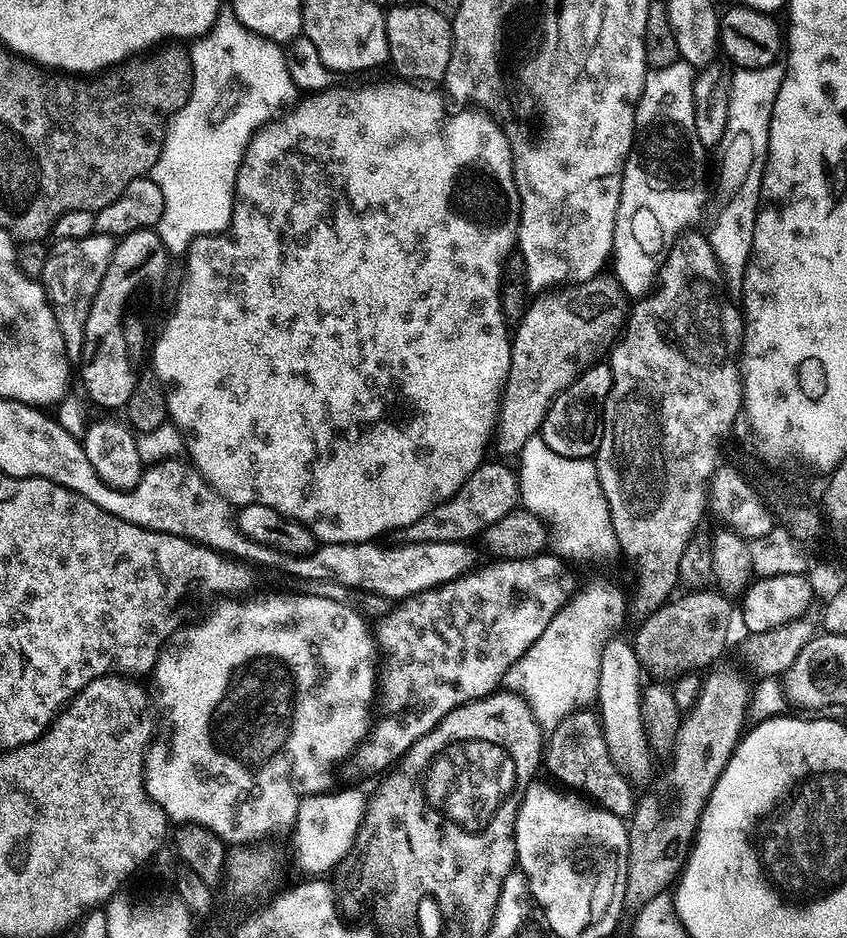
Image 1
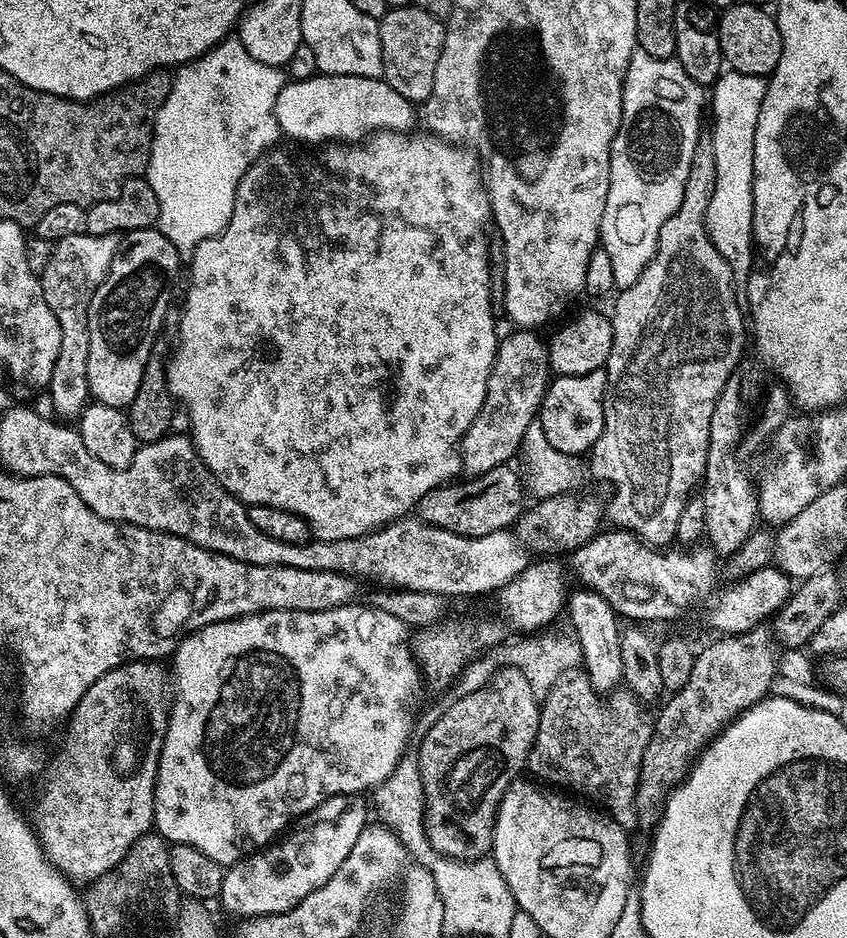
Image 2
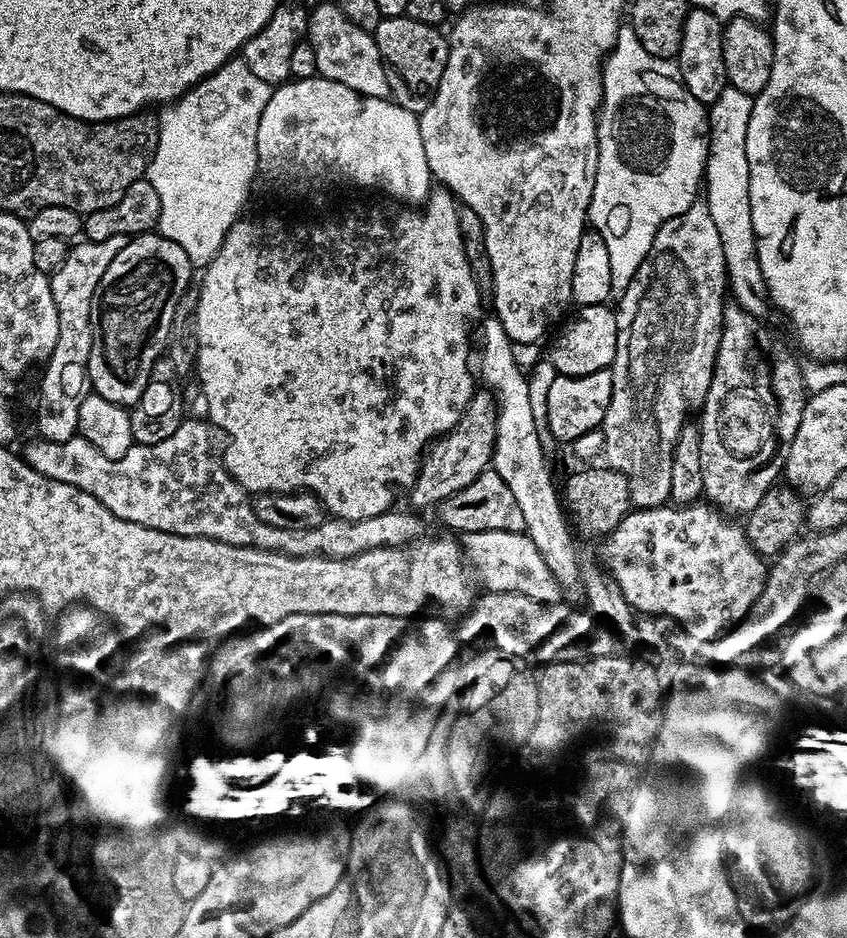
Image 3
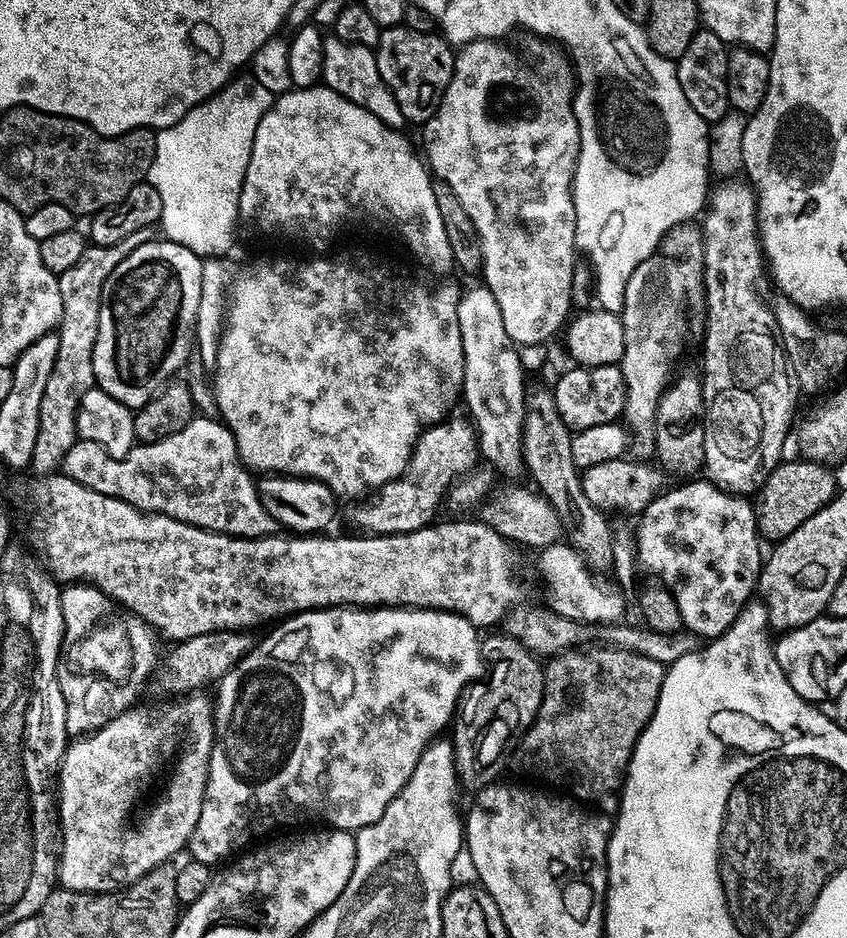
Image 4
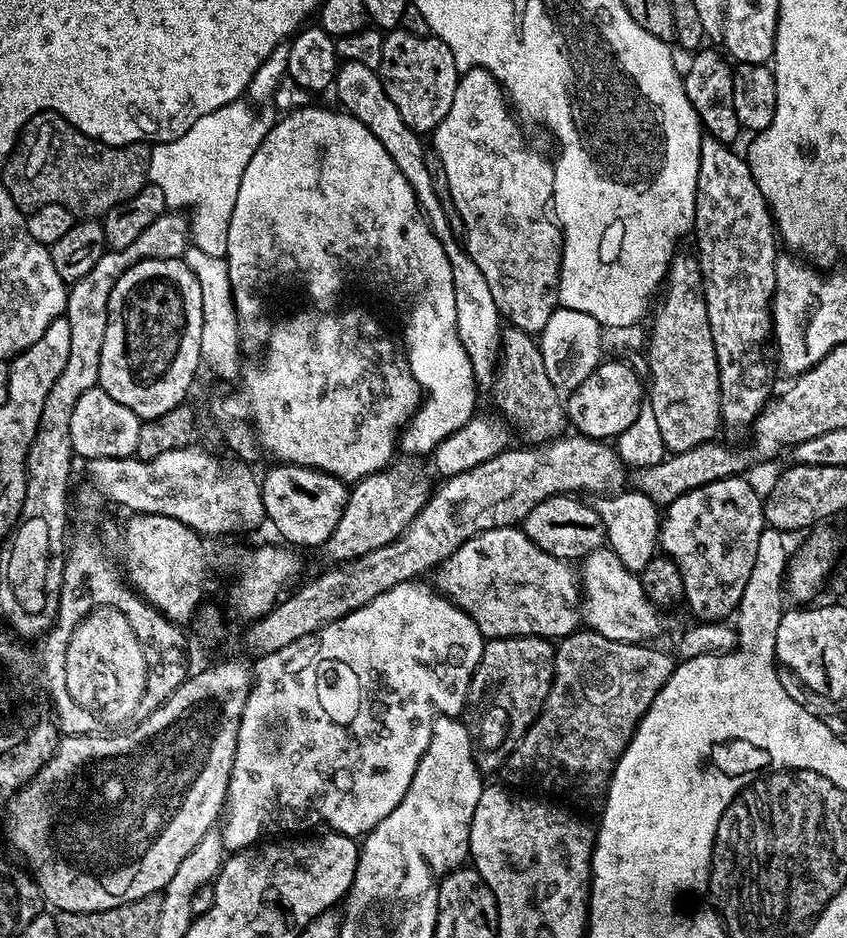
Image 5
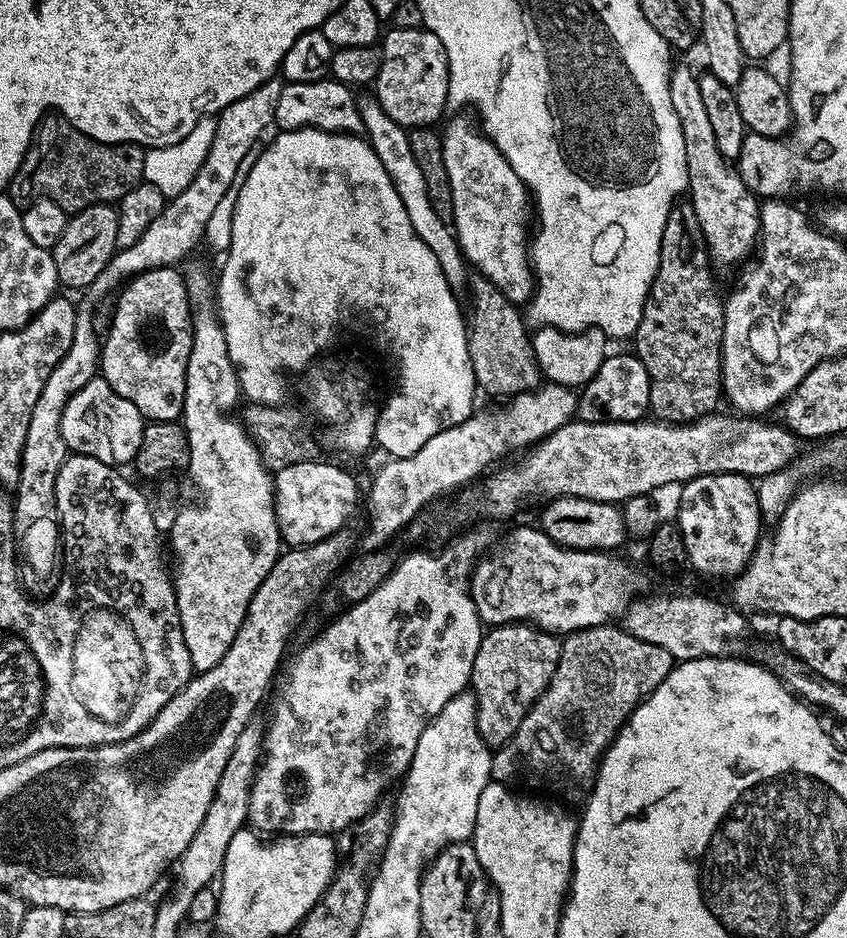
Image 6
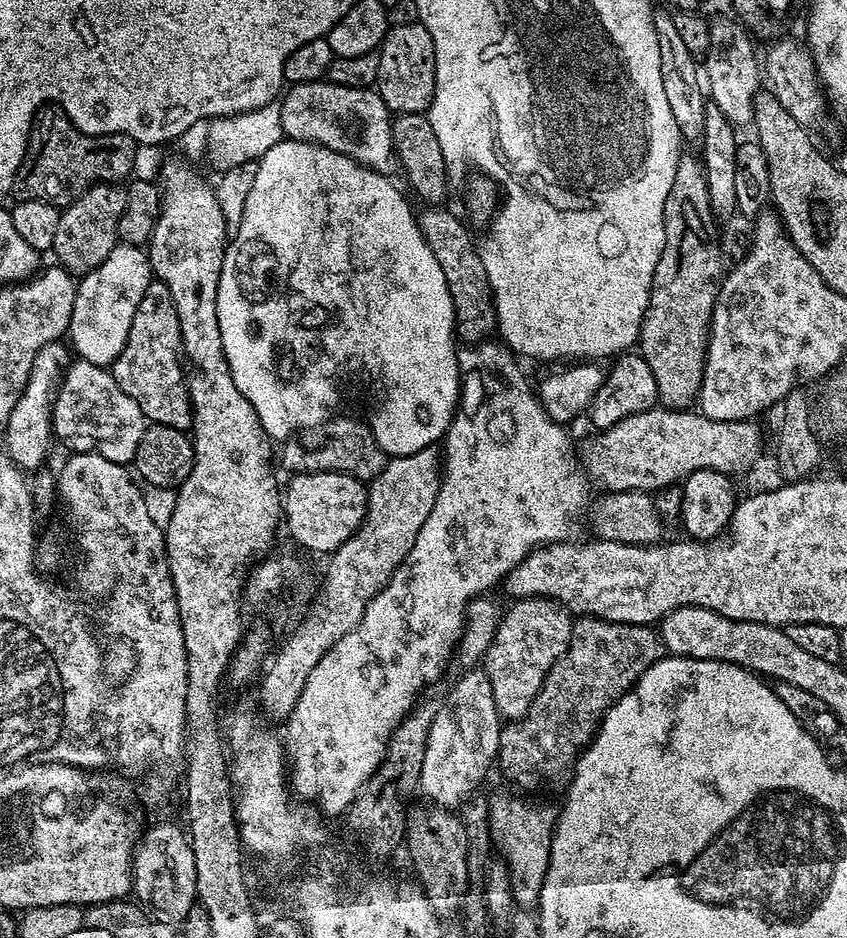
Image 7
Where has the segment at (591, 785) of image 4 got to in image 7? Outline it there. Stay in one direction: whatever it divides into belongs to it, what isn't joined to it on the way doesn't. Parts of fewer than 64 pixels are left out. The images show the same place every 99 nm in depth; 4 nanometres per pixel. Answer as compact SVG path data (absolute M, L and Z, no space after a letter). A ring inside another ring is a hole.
M596 616L579 617L572 625L570 642L564 657L554 662L530 710L521 720L505 723L501 727L498 768L500 764L501 770L520 788L533 788L536 792L552 792L555 788L567 789L568 781L576 770L576 761L596 737L604 715L627 692L631 692L644 671L661 659L661 656L662 641L647 624L619 624L600 620Z

